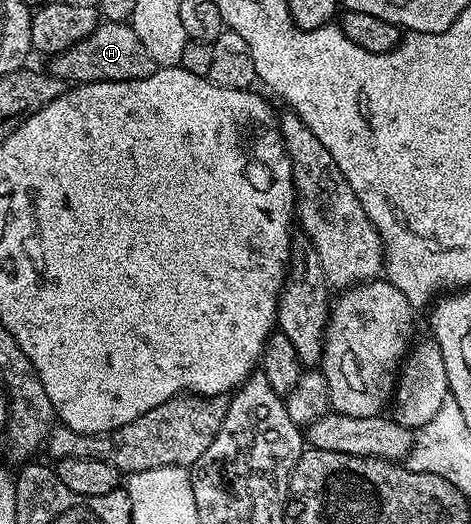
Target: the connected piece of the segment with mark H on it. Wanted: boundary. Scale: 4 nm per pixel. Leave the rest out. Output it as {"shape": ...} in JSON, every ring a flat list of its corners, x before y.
{"shape":[[99,23,97,30,88,39,76,42,51,60,54,61,48,65,50,75,78,84,88,84,92,80,139,80,148,78,160,67,152,54,148,54,144,42,140,42,136,30,129,23]]}

